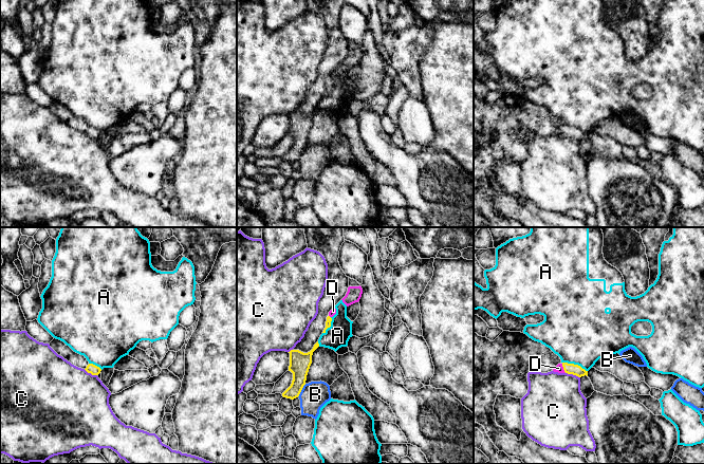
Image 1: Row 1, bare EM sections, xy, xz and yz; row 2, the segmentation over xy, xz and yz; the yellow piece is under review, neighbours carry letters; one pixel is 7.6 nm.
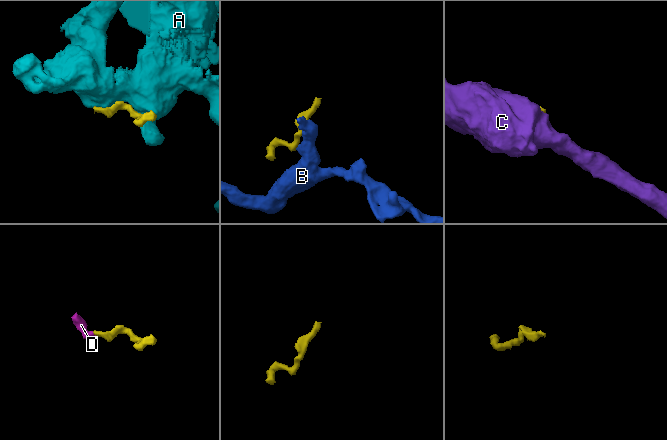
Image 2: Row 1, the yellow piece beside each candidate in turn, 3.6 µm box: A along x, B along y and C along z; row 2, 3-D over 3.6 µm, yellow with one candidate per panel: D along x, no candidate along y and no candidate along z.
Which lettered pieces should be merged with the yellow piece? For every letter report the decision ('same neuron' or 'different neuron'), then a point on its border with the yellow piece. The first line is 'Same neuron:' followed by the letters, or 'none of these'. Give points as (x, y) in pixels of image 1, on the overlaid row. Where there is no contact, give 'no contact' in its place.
Same neuron: D
A: different neuron | yz (575, 365)
B: different neuron | xz (301, 389)
C: different neuron | yz (573, 374)
D: same neuron | yz (563, 368)

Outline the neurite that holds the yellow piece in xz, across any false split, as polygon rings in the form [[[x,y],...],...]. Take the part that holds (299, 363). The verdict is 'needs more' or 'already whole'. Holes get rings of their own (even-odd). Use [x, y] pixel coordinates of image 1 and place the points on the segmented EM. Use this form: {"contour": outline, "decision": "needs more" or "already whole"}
{"contour": [[[318,341],[313,349],[303,353],[299,350],[291,350],[289,371],[293,373],[291,386],[282,393],[283,397],[294,400],[299,396],[303,386],[305,385],[307,375],[312,364],[313,352],[319,347]]], "decision": "already whole"}

